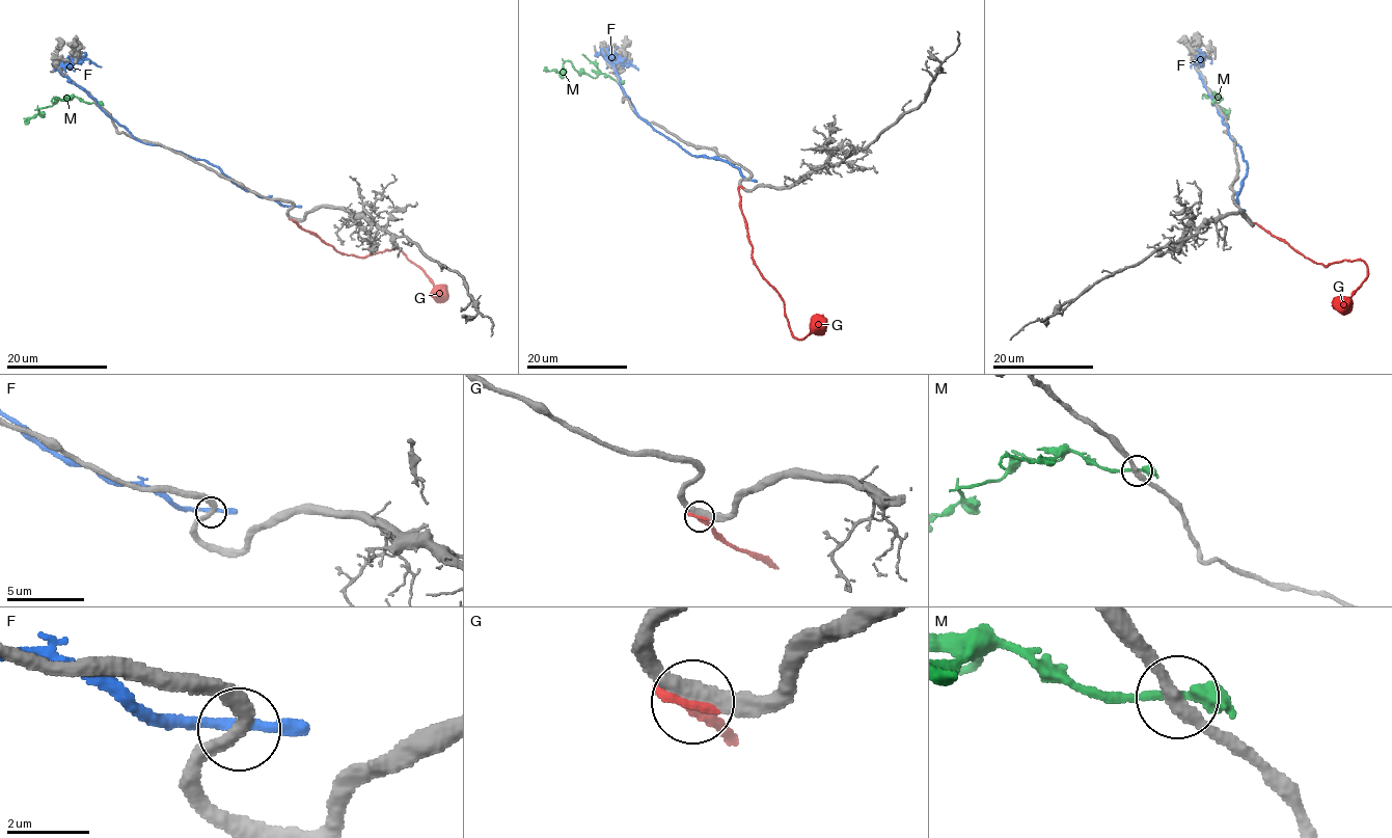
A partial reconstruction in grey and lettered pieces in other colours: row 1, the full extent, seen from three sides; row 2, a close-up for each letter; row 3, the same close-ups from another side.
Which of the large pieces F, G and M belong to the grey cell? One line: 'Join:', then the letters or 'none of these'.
Join: G

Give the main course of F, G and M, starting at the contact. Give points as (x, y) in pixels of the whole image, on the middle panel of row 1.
F: (748, 179), (734, 166), (717, 158), (693, 156), (656, 132), (638, 115), (603, 50), (638, 70)
G: (741, 187), (756, 266), (784, 303), (794, 338), (822, 329), (824, 321)
M: (618, 82), (602, 74), (594, 78), (584, 74), (569, 61), (565, 61), (560, 72), (544, 66)

